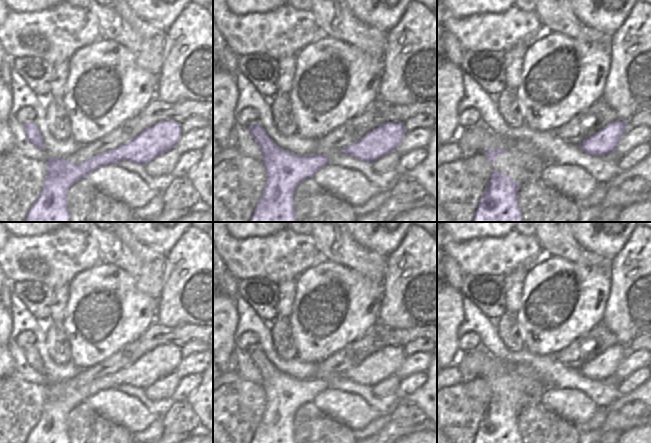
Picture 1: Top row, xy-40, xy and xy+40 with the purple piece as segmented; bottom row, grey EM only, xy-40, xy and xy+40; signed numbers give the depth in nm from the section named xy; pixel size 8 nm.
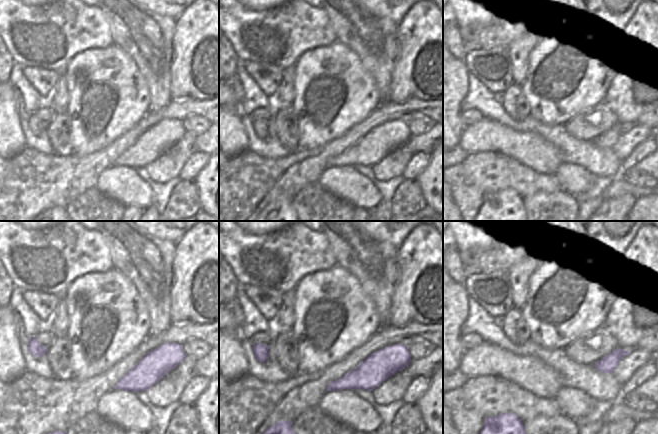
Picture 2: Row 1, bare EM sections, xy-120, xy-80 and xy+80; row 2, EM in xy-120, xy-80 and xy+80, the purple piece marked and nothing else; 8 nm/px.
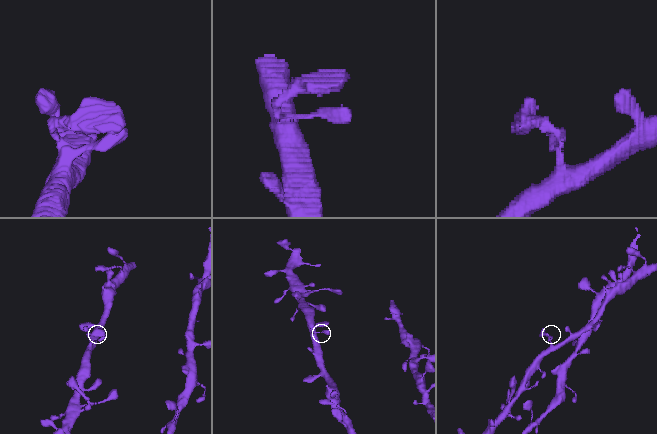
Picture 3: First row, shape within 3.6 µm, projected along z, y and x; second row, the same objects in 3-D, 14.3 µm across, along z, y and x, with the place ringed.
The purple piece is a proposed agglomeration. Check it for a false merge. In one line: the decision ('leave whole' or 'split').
leave whole

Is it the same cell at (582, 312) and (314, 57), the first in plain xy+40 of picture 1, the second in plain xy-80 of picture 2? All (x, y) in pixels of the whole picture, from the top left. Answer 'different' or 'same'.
same

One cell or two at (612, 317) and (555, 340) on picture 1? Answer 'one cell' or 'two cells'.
two cells

